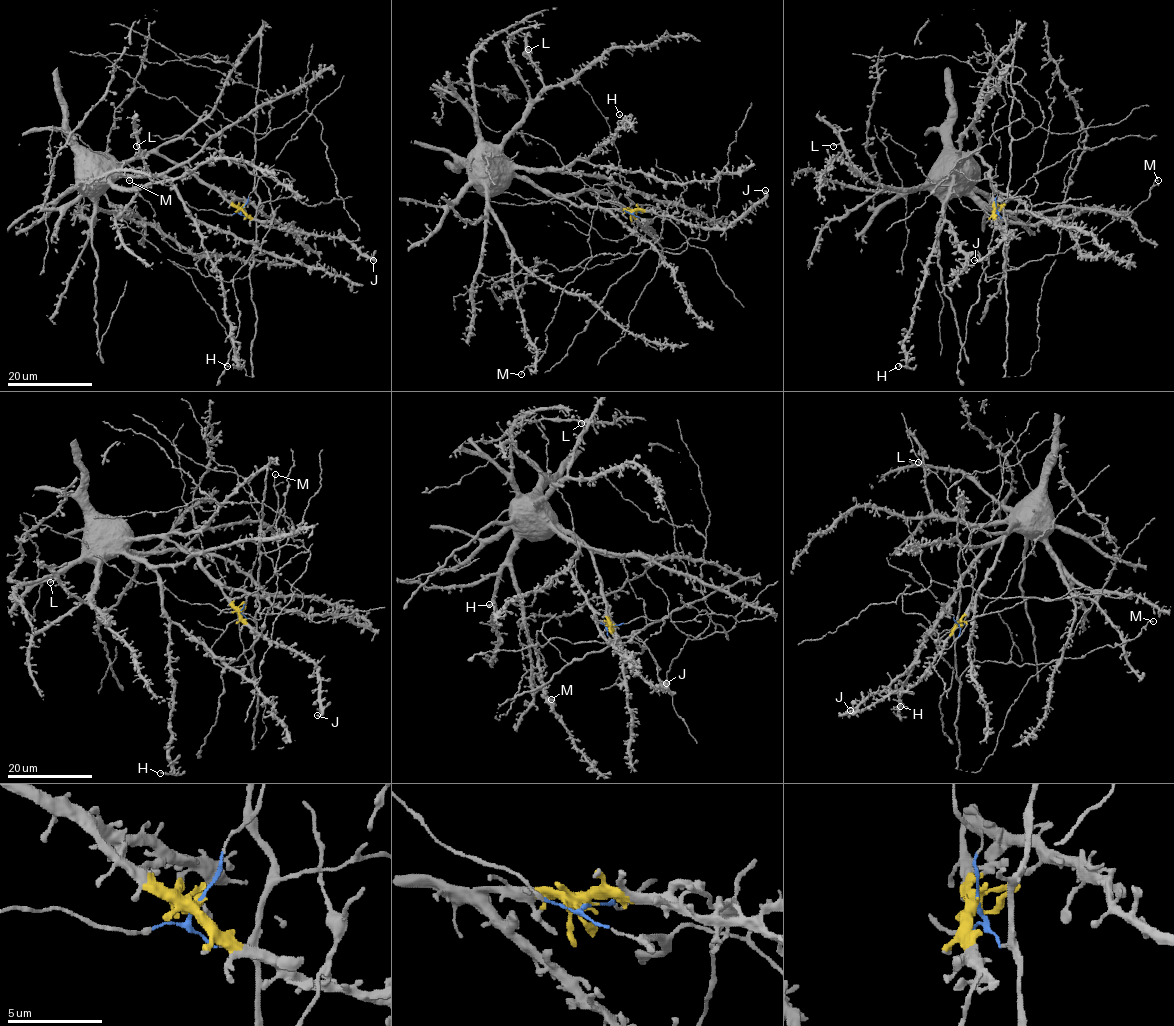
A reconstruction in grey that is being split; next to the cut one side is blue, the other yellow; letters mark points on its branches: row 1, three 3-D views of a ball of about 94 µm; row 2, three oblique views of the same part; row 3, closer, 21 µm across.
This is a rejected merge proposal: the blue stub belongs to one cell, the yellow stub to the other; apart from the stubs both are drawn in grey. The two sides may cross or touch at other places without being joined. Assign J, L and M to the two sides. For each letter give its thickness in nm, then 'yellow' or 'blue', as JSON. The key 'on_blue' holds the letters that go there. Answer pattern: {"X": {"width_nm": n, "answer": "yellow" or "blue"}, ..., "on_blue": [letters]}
{"J": {"width_nm": 280, "answer": "yellow"}, "L": {"width_nm": 240, "answer": "yellow"}, "M": {"width_nm": 140, "answer": "blue"}, "on_blue": ["M"]}

